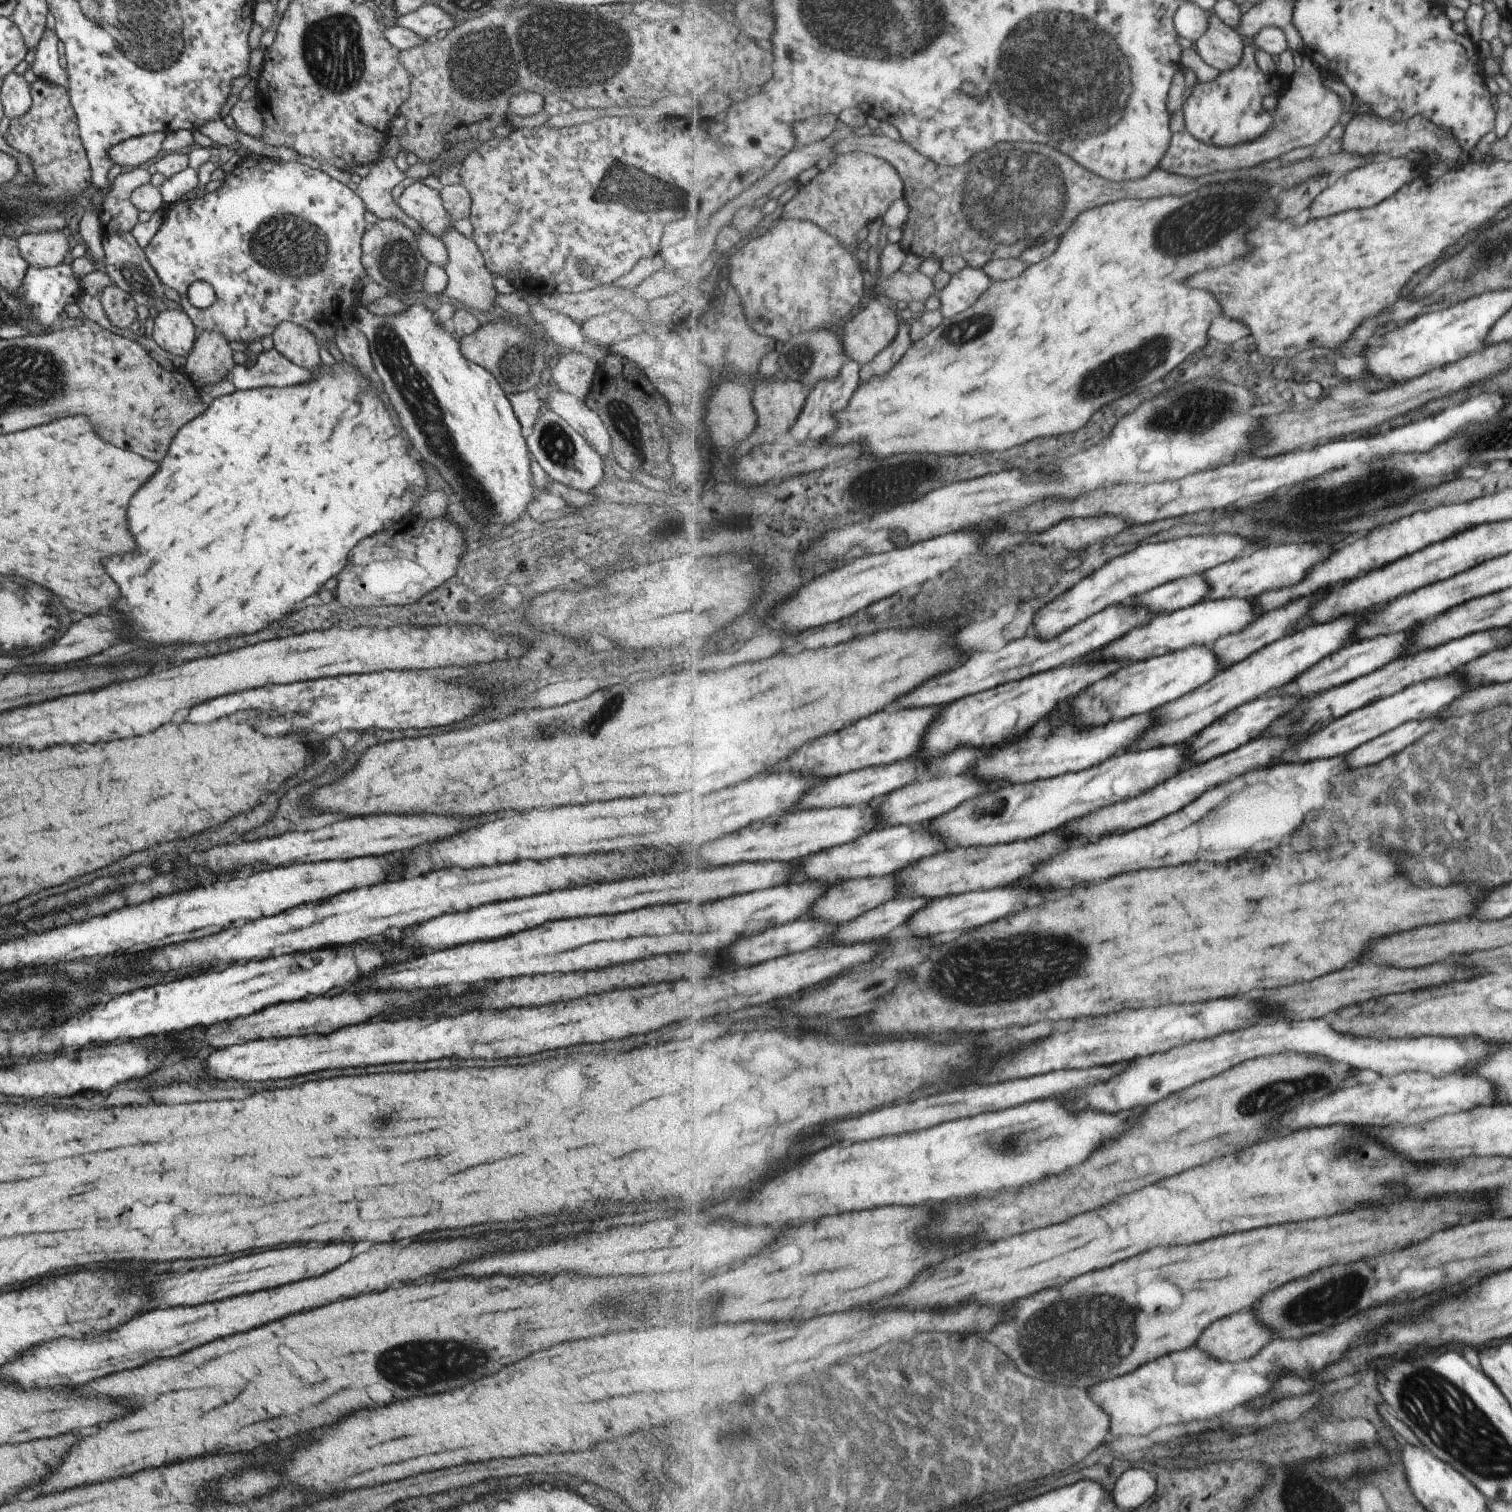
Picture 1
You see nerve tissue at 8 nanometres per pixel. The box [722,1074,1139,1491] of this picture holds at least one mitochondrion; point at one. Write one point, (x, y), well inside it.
(1006, 1144)

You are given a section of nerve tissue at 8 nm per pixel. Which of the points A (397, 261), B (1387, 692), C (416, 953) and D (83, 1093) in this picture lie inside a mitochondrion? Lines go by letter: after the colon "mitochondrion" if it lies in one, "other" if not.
A: mitochondrion
B: other
C: other
D: other

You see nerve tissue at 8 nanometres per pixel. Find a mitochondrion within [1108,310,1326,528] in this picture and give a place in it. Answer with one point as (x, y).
(1197, 415)

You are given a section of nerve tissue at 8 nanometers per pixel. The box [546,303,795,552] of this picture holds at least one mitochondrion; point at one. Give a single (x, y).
(623, 423)

